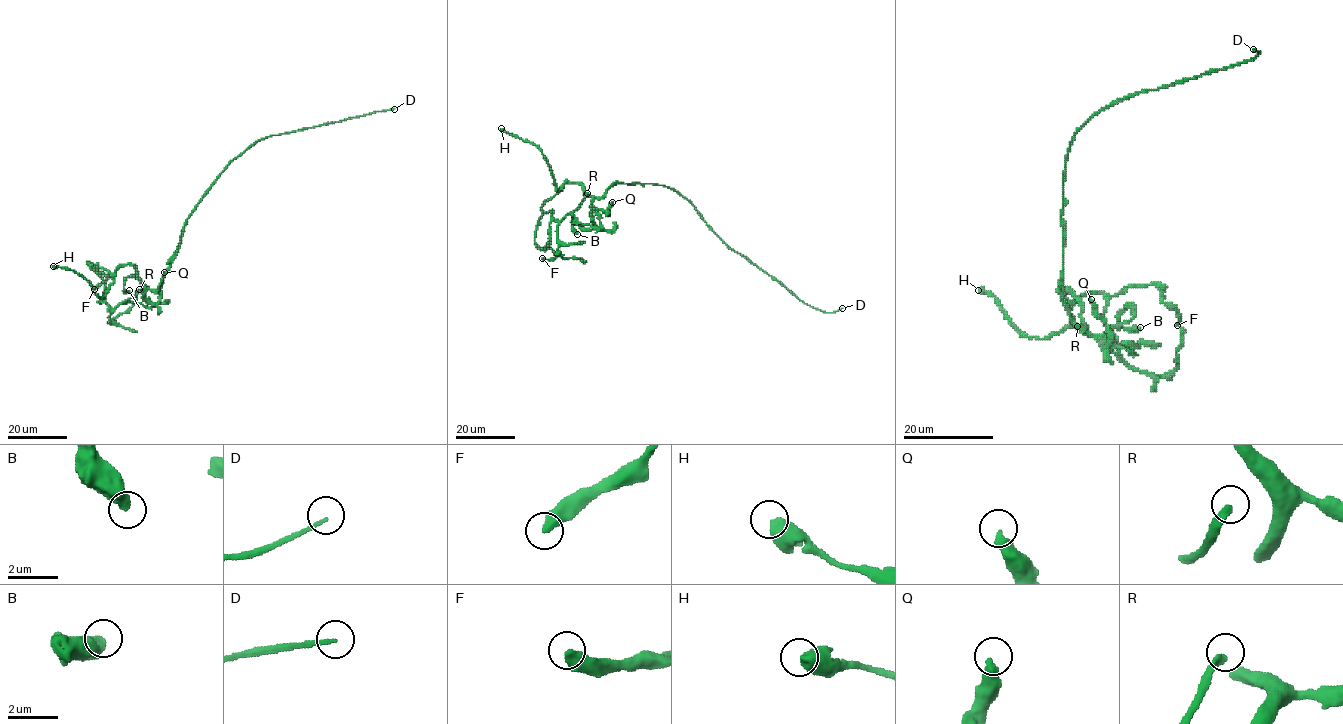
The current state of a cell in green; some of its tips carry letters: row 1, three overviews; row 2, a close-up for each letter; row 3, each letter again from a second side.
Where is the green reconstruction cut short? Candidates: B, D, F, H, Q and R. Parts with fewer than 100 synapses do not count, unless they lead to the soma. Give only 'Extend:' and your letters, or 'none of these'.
Extend: D

